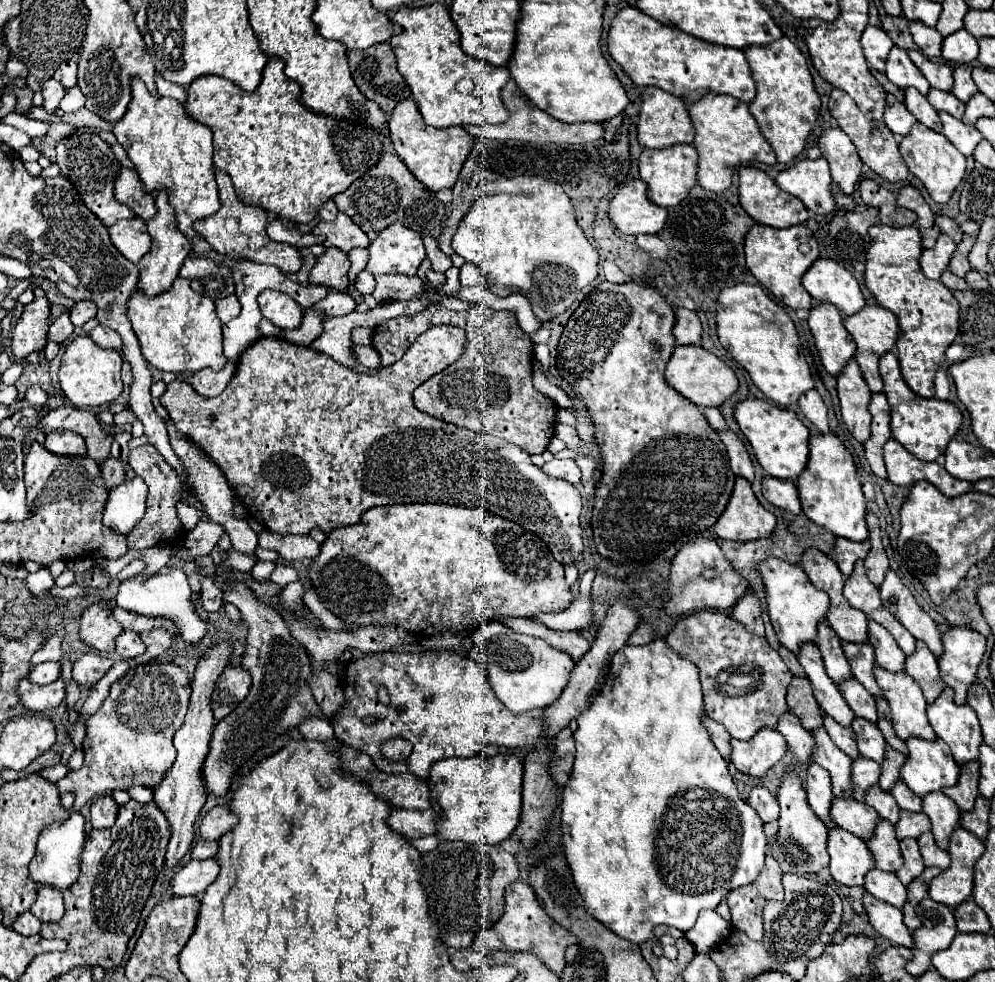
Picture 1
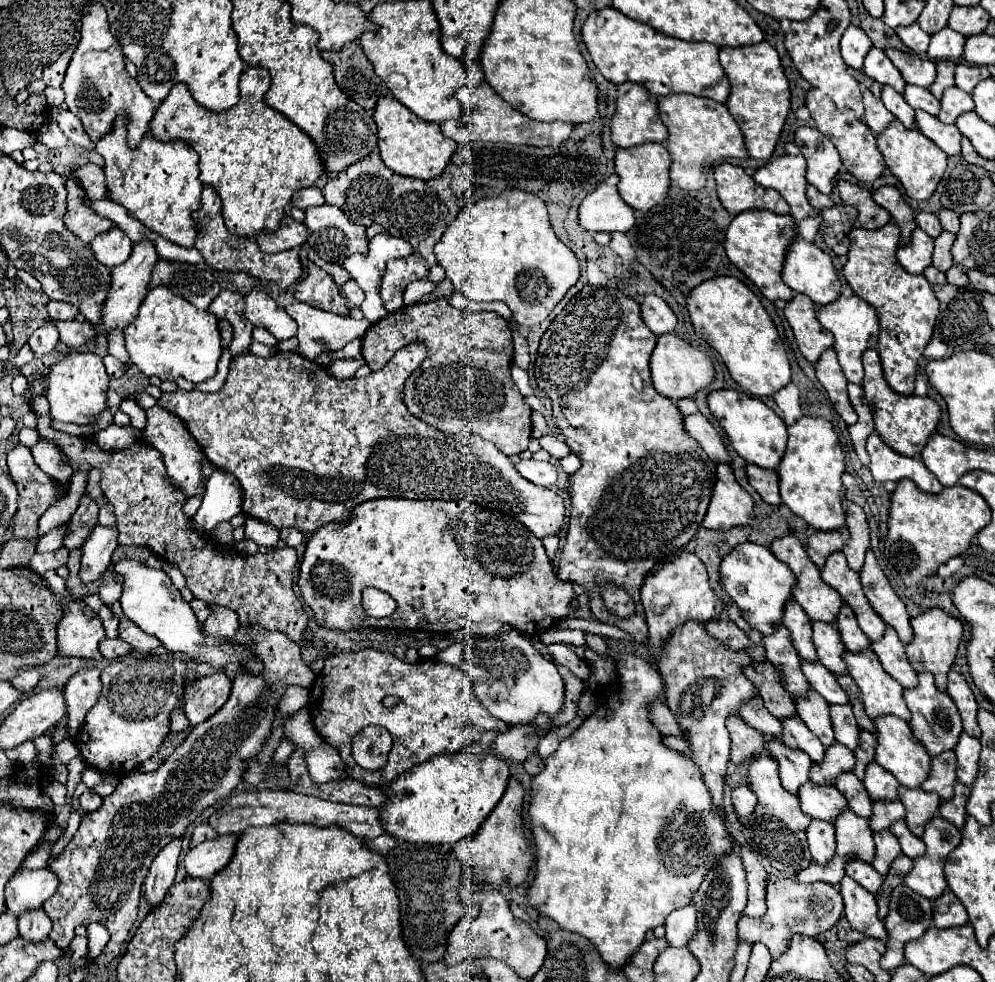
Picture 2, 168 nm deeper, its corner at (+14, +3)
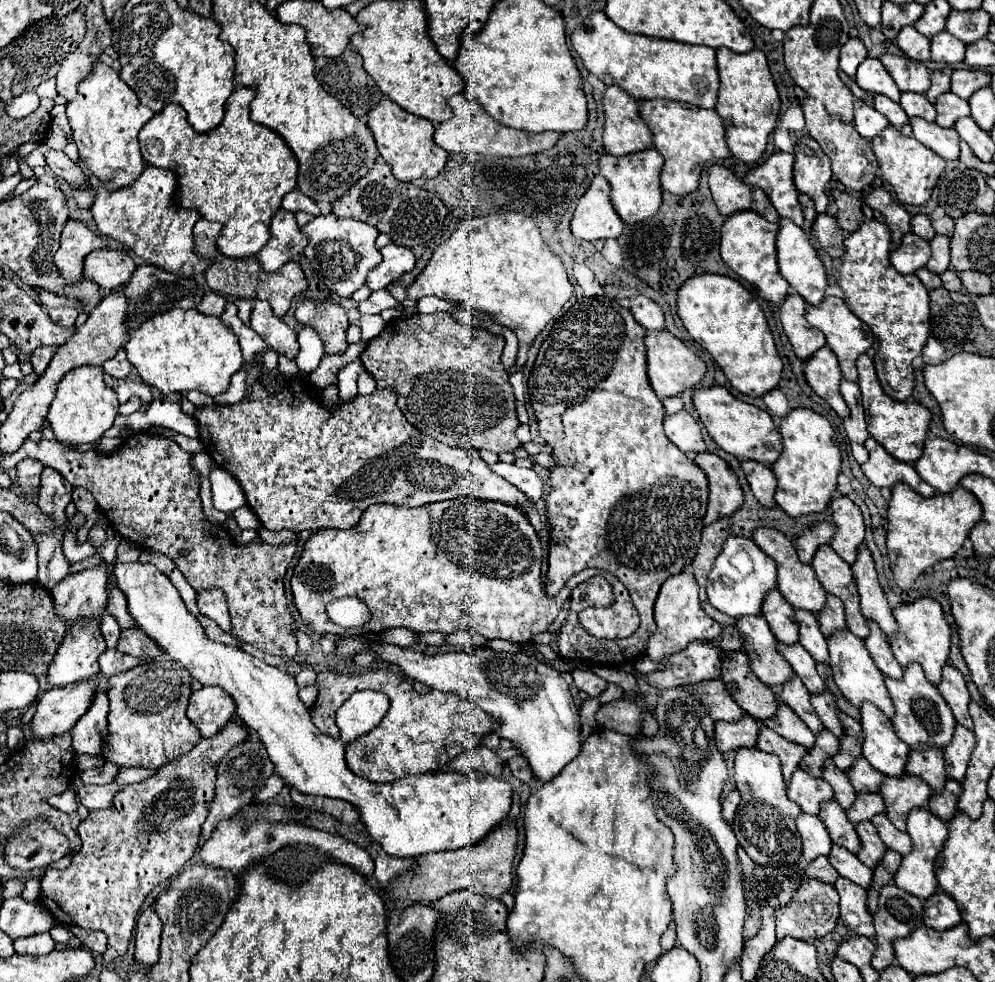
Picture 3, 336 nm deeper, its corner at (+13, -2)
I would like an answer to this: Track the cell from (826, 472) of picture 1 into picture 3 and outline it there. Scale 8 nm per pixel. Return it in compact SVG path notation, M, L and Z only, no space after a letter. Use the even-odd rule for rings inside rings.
M795 408L781 420L779 432L783 436L783 452L777 464L771 466L777 476L777 504L793 518L823 512L837 490L837 476L841 472L841 450L835 430L821 414L807 408Z

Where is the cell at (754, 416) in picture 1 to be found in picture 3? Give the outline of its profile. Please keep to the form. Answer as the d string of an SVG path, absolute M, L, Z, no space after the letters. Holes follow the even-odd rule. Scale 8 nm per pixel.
M723 386L695 390L693 404L695 404L695 410L699 412L701 422L707 426L711 438L725 452L737 456L739 460L755 460L761 464L775 464L777 458L781 456L781 450L783 450L781 434L773 424L773 418L769 416L769 412L735 398Z

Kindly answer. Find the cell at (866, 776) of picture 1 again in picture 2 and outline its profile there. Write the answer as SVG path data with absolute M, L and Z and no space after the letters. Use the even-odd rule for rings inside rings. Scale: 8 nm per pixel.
M836 741L826 749L822 761L812 763L810 781L818 783L818 785L834 785L836 775L840 775L844 771L852 771L852 763L854 763L852 751Z

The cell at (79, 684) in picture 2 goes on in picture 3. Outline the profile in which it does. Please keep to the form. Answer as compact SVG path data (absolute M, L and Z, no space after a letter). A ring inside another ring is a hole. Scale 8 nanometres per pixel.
M97 692L91 700L89 710L77 720L77 724L71 728L73 736L73 750L77 754L101 754L101 740L107 734L107 694Z

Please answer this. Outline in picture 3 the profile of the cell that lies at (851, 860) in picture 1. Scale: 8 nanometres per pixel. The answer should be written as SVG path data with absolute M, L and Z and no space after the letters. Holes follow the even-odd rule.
M801 814L797 818L797 830L803 840L803 858L805 862L811 862L817 856L829 856L831 852L831 840L825 832L825 826L821 824L819 816L813 814Z

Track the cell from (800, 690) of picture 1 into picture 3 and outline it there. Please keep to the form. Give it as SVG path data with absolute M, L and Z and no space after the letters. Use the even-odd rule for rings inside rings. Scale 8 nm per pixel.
M729 652L729 654L725 654L723 668L721 668L721 680L733 686L733 690L731 690L733 700L737 700L737 704L747 714L751 714L757 720L767 720L767 718L775 716L775 712L777 712L777 696L773 694L773 690L769 686L765 686L757 676L753 676L753 670L749 668L749 658L745 656L745 652Z

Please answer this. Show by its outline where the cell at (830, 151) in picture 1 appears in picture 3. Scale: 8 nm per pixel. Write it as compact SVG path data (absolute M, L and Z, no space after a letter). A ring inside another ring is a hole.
M805 134L795 144L795 170L793 180L799 192L811 196L815 200L817 212L825 212L829 204L829 196L825 194L825 186L829 184L833 172L831 172L831 160L821 150L817 140L813 140L809 134Z

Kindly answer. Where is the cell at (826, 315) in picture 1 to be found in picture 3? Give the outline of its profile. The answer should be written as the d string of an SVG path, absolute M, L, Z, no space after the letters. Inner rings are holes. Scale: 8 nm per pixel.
M789 294L781 306L781 316L779 316L795 354L803 362L825 346L823 332L807 324L805 310L807 310L807 302L799 294Z

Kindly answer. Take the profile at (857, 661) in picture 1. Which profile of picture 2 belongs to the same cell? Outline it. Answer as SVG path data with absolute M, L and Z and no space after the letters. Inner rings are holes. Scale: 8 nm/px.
M814 621L812 623L814 635L814 647L816 647L816 655L818 661L832 673L846 673L844 667L844 643L840 643L840 635L836 635L836 627L832 623L824 623L824 621Z

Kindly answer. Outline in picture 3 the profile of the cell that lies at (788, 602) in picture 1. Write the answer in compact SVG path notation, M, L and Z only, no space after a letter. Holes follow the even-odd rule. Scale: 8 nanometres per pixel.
M731 536L721 554L717 556L713 570L709 572L709 584L707 584L707 598L709 602L733 616L757 616L761 614L761 604L767 592L771 592L777 586L777 562L769 558L753 540Z

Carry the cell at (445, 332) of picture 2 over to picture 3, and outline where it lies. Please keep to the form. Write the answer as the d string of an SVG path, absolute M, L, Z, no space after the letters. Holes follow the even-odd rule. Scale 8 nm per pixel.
M449 312L437 314L411 314L399 316L387 322L379 336L375 336L361 354L361 362L367 372L375 378L377 388L395 388L397 406L405 418L423 434L447 444L461 448L489 450L495 454L515 452L521 446L515 430L519 418L515 410L515 396L509 384L509 374L501 364L501 352L505 338L491 334L485 328L469 328L455 320Z

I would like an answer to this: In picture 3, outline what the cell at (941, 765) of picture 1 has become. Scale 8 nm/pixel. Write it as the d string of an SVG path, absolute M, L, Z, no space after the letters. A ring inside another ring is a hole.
M863 704L861 726L865 732L863 758L867 758L869 764L885 776L901 778L905 774L911 748L893 732L889 718L873 704Z

